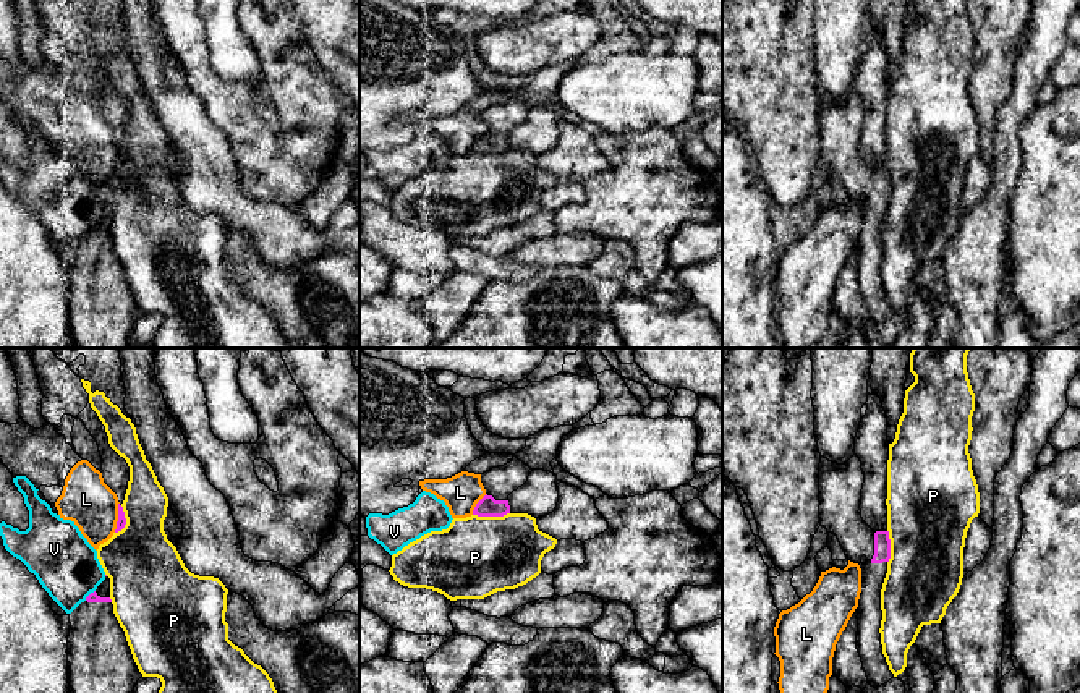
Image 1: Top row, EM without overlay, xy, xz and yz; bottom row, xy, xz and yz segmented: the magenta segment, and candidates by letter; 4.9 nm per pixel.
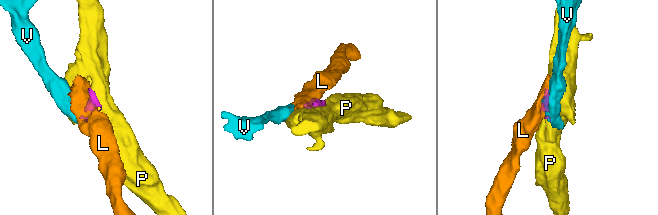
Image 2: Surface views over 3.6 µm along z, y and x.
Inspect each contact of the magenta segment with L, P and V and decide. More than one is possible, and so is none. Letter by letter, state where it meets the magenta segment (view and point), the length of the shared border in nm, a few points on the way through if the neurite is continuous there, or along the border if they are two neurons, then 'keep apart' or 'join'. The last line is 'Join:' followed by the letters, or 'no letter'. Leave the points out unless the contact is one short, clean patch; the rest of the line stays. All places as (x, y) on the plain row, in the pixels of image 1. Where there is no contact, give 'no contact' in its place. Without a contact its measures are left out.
L: meets magenta in xy at (119, 154); contact 150 nm long; keep apart
P: meets magenta in xz at (491, 153); contact 180 nm long; keep apart
V: meets magenta in xy at (89, 232); contact 80 nm long; border along xy (94, 227), (85, 237); keep apart
Join: no letter

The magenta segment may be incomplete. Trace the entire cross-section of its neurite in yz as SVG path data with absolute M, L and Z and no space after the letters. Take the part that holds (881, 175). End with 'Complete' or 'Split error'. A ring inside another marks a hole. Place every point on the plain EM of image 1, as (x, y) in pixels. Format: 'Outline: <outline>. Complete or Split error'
Outline: M853 92L837 102L821 94L819 100L819 155L821 164L837 173L850 199L861 206L858 236L857 287L871 324L887 321L889 308L881 282L881 227L891 196L889 168L873 168L861 155L861 126L865 112Z. Split error

